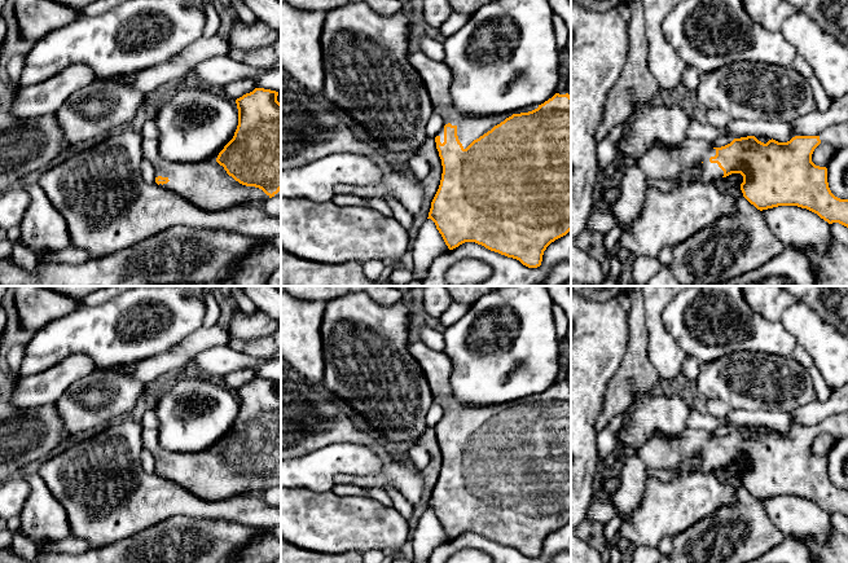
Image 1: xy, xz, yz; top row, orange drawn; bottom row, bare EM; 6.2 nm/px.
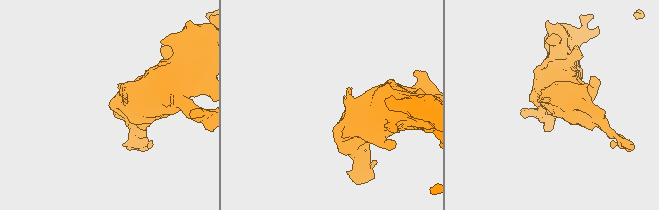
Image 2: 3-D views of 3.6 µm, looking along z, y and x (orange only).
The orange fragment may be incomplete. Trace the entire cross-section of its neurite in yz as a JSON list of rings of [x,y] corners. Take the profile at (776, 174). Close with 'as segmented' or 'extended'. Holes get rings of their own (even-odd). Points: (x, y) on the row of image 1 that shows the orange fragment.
[[[755,136],[734,138],[730,144],[713,148],[700,138],[687,138],[680,148],[654,145],[638,159],[638,167],[647,179],[677,179],[689,168],[702,164],[697,181],[716,184],[721,177],[741,173],[743,197],[757,210],[778,206],[798,206],[817,214],[829,224],[839,223],[848,228],[848,199],[835,197],[827,182],[827,168],[812,162],[814,149],[821,144],[820,136],[795,136],[787,142],[769,140],[766,144]]]; extended

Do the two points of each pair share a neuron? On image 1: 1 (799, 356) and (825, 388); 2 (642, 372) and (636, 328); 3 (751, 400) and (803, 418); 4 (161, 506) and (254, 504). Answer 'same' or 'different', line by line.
1: same
2: same
3: different
4: same

